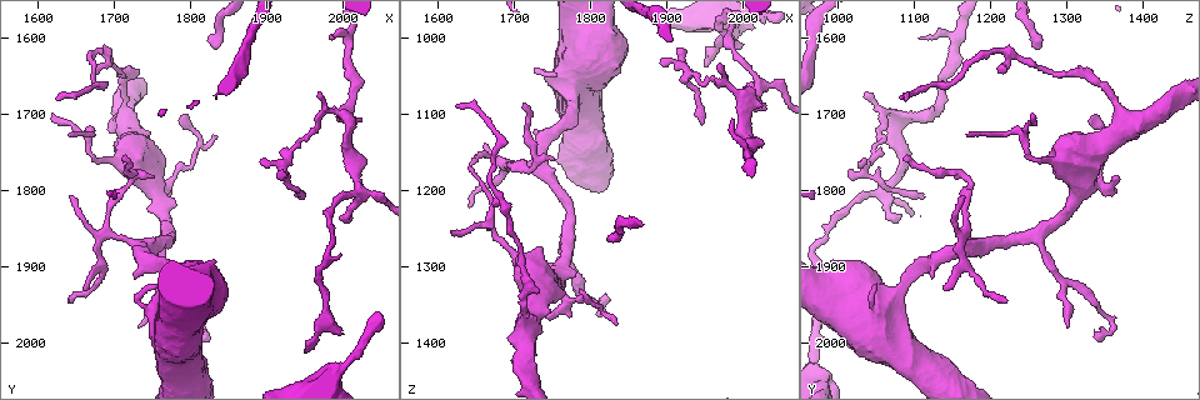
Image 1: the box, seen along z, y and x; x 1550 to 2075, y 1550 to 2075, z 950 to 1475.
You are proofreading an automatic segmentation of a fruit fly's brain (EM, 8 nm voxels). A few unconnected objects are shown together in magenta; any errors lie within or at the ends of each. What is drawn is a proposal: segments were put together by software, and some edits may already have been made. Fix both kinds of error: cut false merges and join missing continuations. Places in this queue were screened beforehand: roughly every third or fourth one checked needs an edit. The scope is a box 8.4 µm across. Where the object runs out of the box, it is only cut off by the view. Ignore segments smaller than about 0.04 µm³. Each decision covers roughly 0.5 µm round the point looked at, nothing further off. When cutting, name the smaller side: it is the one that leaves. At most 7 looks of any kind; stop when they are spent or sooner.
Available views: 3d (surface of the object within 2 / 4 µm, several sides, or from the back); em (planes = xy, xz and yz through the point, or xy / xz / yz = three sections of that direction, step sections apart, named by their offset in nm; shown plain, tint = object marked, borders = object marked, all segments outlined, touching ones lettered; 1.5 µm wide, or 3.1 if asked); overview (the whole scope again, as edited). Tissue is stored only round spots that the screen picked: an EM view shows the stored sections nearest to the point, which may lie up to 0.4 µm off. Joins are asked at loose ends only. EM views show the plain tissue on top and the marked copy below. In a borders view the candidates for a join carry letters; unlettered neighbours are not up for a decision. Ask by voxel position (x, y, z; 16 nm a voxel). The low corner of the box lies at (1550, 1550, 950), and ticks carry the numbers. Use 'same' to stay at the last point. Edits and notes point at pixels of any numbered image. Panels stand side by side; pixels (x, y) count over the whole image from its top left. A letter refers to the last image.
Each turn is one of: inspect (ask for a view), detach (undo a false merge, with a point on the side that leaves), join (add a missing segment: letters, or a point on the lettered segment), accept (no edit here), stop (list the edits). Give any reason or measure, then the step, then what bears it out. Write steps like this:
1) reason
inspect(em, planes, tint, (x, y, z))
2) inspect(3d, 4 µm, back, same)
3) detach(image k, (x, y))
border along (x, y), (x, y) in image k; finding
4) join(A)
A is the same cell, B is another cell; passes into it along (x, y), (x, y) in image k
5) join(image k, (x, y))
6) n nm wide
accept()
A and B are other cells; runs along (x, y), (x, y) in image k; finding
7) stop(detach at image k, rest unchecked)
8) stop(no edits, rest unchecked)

thin end
inspect(em, planes, tint, (1785, 1710, 1330))

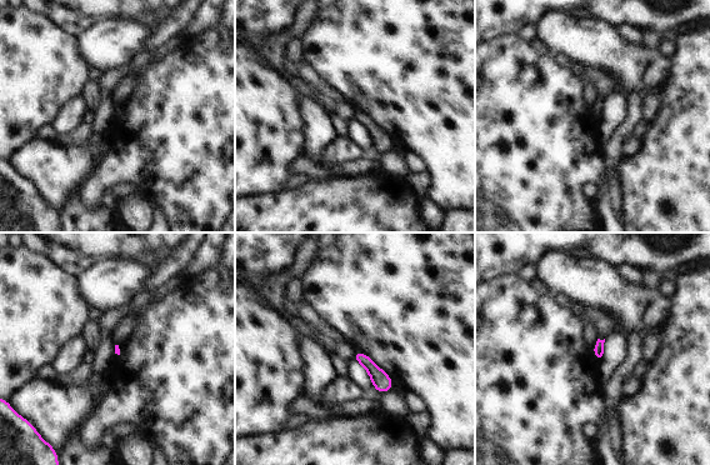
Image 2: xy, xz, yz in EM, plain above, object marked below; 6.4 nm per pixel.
what lies round it
inspect(em, planes, borders, same)

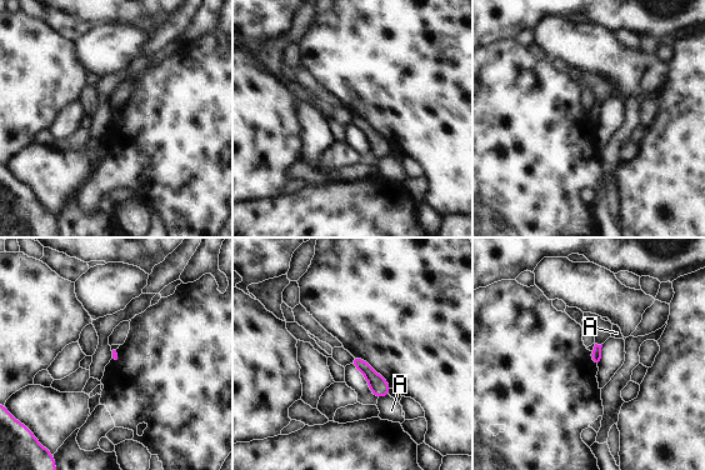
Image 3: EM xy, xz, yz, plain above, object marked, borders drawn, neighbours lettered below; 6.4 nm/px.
accept()
A is another cell; border along (388, 394), (378, 399) in image 3; none of them fits

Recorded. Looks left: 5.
branch stops here
inspect(em, planes, borders, (1820, 1995, 1340))

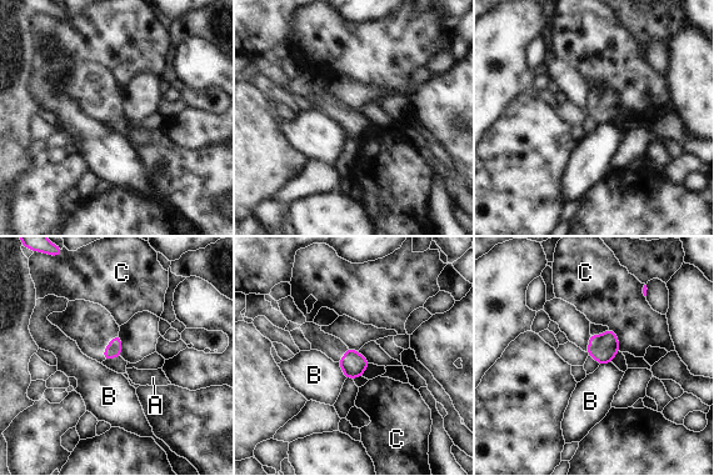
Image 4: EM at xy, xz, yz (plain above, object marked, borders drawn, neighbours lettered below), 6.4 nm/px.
accept()
A, B and C are other cells; border along (338, 362), (346, 377) in image 4; no lettered segment goes on from it

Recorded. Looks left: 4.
an open end
inspect(em, planes, borders, (1970, 1670, 1035))

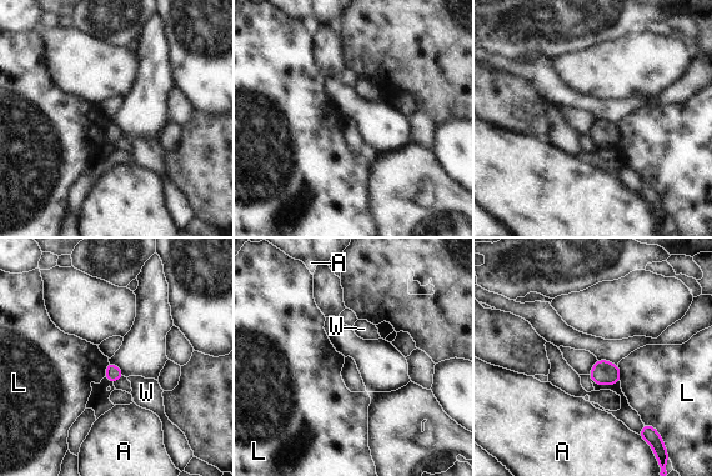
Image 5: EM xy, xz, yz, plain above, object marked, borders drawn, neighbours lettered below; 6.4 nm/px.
L touches over 110 nm
accept()
A, L and W are other cells; border along (617, 365), (620, 380) in image 5; none of them fits

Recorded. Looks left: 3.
stop(no edits, rest unchecked)

